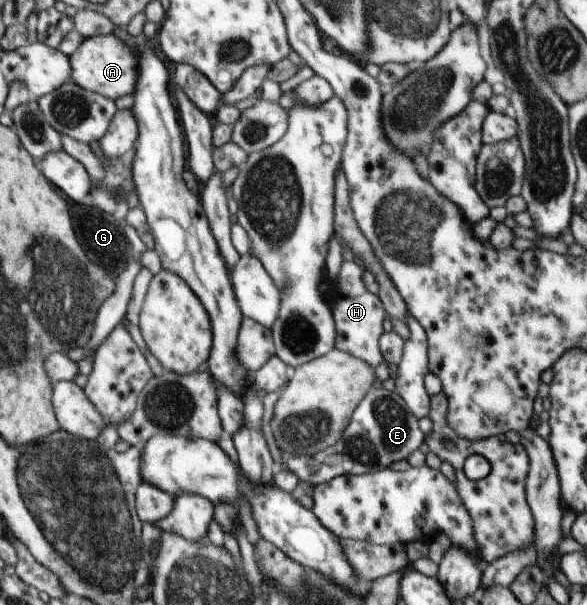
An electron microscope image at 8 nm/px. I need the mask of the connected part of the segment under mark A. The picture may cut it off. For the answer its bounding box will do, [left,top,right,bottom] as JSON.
[69,33,139,100]

